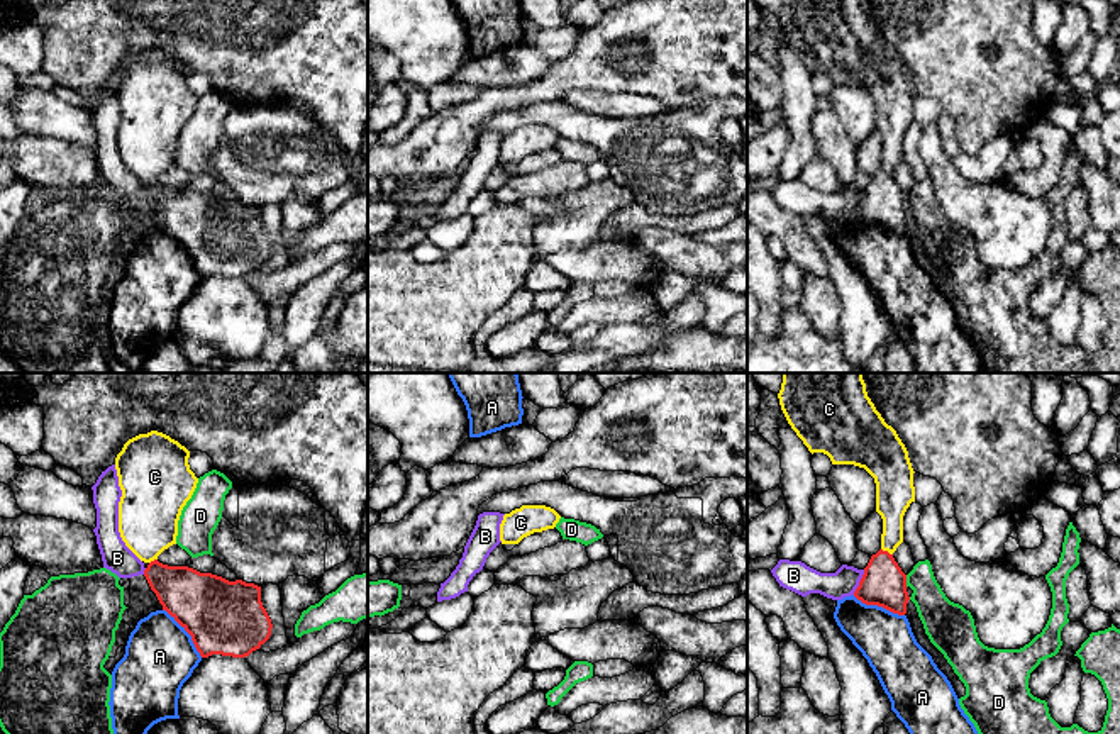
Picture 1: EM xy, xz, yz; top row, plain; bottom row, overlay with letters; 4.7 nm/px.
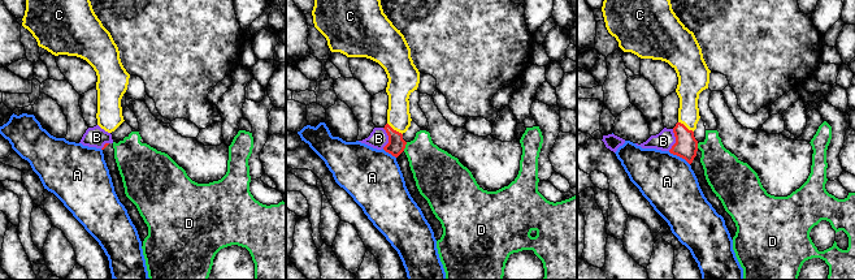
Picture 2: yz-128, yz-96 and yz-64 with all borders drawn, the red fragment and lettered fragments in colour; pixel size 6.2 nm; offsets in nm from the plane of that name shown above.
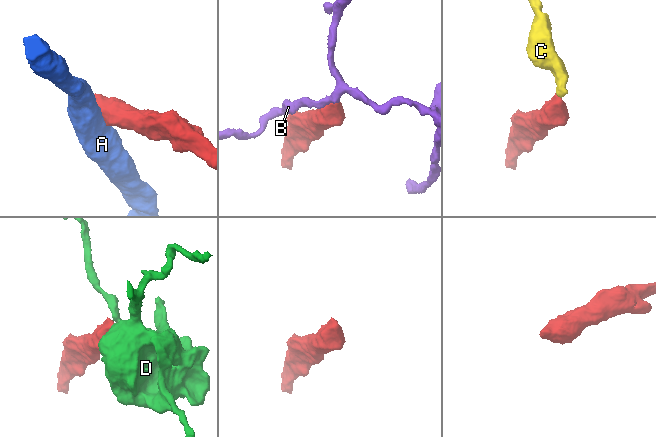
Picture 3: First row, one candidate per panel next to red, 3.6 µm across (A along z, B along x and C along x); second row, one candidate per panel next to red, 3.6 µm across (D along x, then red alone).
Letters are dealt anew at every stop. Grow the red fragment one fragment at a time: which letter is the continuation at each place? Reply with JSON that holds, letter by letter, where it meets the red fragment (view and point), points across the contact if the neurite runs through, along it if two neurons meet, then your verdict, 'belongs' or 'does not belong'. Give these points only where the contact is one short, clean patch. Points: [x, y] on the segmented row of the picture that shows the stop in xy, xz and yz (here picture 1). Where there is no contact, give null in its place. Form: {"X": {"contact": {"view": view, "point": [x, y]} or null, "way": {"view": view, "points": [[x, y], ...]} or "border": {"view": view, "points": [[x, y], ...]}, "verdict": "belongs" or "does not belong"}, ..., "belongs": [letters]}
{"A": {"contact": {"view": "xy", "point": [187, 631]}, "verdict": "does not belong"}, "B": {"contact": {"view": "yz", "point": [859, 582]}, "border": {"view": "yz", "points": [[864, 570], [853, 594]]}, "verdict": "does not belong"}, "C": {"contact": {"view": "yz", "point": [887, 551]}, "way": {"view": "yz", "points": [[883, 583], [887, 551], [892, 538], [892, 499]]}, "verdict": "belongs"}, "D": {"contact": {"view": "yz", "point": [905, 580]}, "verdict": "does not belong"}, "belongs": ["C"]}

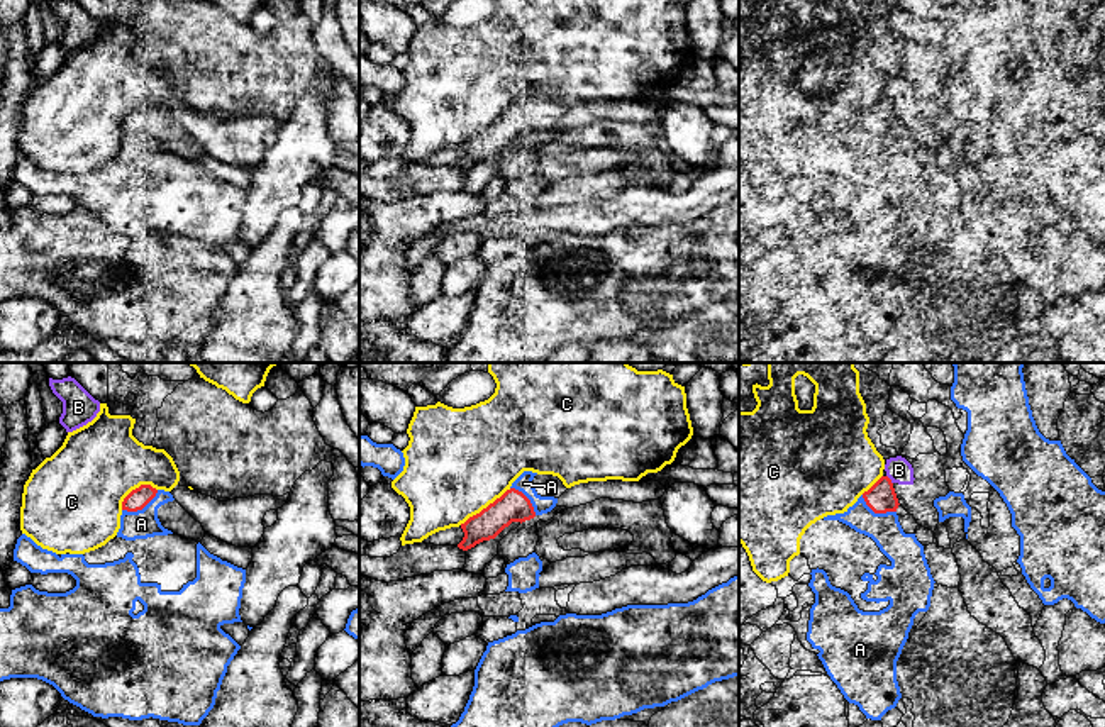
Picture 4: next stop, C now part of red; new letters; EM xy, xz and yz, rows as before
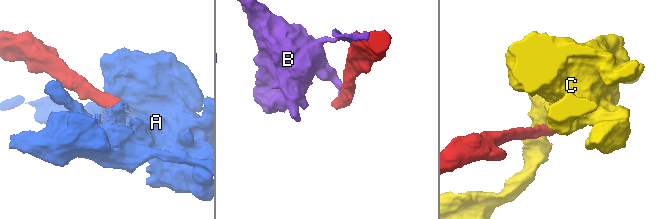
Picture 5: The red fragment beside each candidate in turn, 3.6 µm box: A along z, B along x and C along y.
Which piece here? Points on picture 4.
{"A": {"contact": {"view": "xy", "point": [141, 509]}, "verdict": "does not belong"}, "B": {"contact": {"view": "yz", "point": [890, 480]}, "verdict": "does not belong"}, "C": {"contact": {"view": "xz", "point": [487, 507]}, "verdict": "does not belong"}, "belongs": []}

